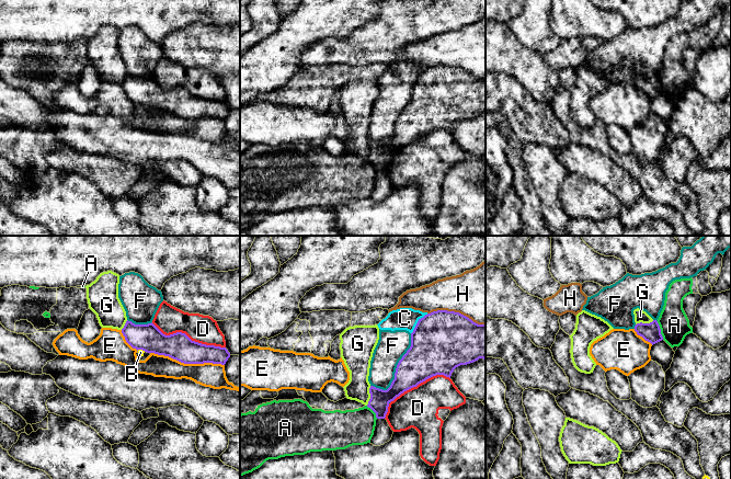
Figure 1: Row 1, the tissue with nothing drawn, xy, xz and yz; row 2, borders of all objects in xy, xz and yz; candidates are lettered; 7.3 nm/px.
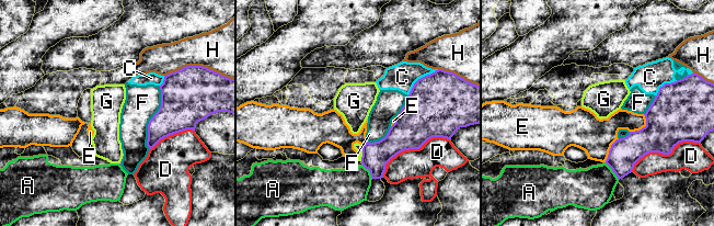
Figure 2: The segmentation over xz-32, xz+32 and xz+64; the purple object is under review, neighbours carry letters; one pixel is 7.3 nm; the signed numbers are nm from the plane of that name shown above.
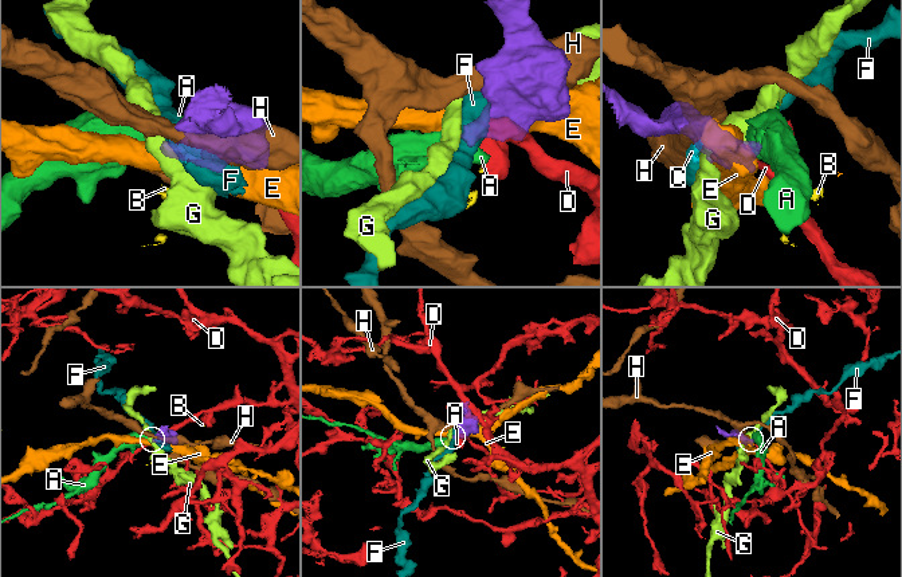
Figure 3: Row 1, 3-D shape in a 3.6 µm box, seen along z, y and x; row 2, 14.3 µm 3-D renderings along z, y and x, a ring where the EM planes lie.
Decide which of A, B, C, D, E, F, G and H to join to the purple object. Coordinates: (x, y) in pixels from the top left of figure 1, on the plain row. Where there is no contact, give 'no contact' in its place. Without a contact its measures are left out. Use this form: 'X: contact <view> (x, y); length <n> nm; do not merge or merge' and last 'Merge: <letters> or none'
A: contact yz (660, 84); length 140 nm; do not merge
B: contact xy (141, 103); length 60 nm; do not merge
C: contact xz (418, 77); length 200 nm; do not merge
D: contact xz (412, 141); length 550 nm; do not merge
E: contact xy (187, 117); length 550 nm; do not merge
F: contact xz (396, 124); length 500 nm; do not merge
G: contact xz (370, 150); length 150 nm; do not merge
H: contact xz (456, 67); length 440 nm; do not merge
Merge: none

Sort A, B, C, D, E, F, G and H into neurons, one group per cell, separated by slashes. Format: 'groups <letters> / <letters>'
groups A / B / C F / D / E / G / H

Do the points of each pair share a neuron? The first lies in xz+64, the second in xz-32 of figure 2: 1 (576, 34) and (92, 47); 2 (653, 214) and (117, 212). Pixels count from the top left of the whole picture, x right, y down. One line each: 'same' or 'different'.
1: different
2: same

